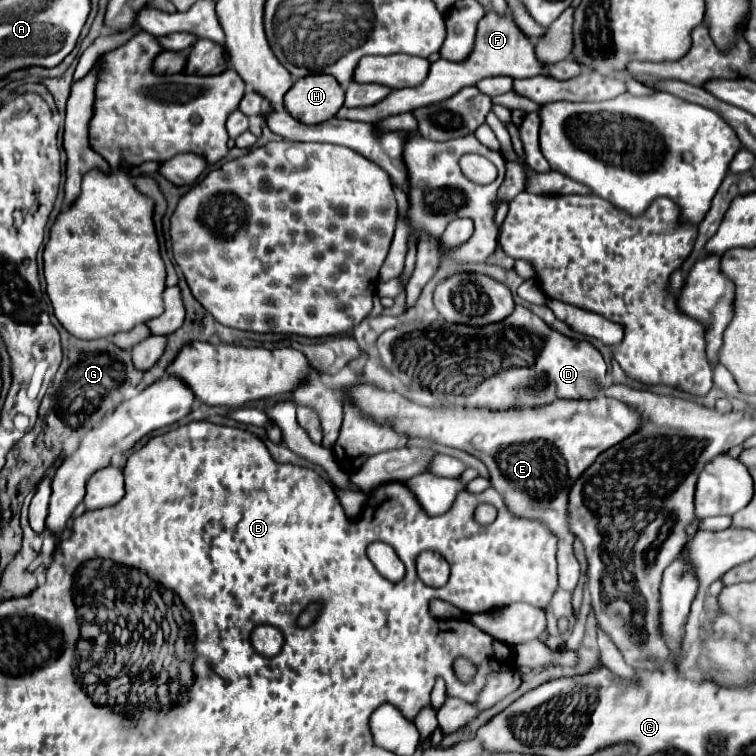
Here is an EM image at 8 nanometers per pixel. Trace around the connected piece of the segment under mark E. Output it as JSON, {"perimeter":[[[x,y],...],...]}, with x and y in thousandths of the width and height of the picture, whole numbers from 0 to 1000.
{"perimeter":[[[472,508],[464,513],[467,529],[475,534],[475,540],[485,548],[491,548],[496,556],[512,556],[520,558],[520,563],[528,571],[536,571],[541,579],[554,577],[586,590],[607,593],[615,595],[634,608],[642,611],[649,627],[652,646],[668,659],[673,675],[681,683],[689,685],[705,685],[716,688],[729,698],[729,704],[739,712],[739,730],[737,730],[737,743],[739,743],[739,775],[750,783],[758,783],[769,759],[766,743],[761,741],[758,733],[758,709],[753,704],[750,693],[750,653],[758,638],[787,611],[787,606],[806,595],[808,590],[819,587],[821,582],[832,579],[848,561],[848,548],[832,540],[827,532],[806,526],[806,524],[792,524],[784,529],[734,529],[726,537],[718,540],[692,540],[692,542],[665,542],[665,545],[652,545],[644,540],[562,540],[554,537],[536,524],[525,519],[504,519],[501,513],[493,513],[491,508]]]}

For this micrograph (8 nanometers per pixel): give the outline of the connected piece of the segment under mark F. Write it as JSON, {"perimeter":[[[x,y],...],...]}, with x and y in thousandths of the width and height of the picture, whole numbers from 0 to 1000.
{"perimeter":[[[647,13],[636,29],[631,32],[631,48],[628,48],[628,61],[626,69],[620,71],[618,79],[612,82],[594,82],[594,79],[578,79],[570,85],[565,108],[549,114],[549,116],[533,116],[533,119],[522,119],[520,124],[515,124],[504,138],[496,138],[491,143],[451,143],[446,156],[456,156],[456,159],[472,159],[472,161],[491,161],[496,164],[504,156],[512,156],[517,151],[533,151],[533,148],[544,148],[554,140],[565,140],[565,138],[575,138],[583,135],[594,127],[599,127],[602,122],[607,122],[615,114],[628,114],[634,106],[647,103],[647,101],[673,101],[673,103],[705,103],[710,98],[718,101],[729,101],[737,106],[753,106],[766,101],[769,90],[761,85],[761,79],[747,77],[742,82],[734,85],[716,85],[708,74],[708,61],[700,56],[700,50],[681,34],[679,24],[673,19],[657,19],[652,13]]]}

